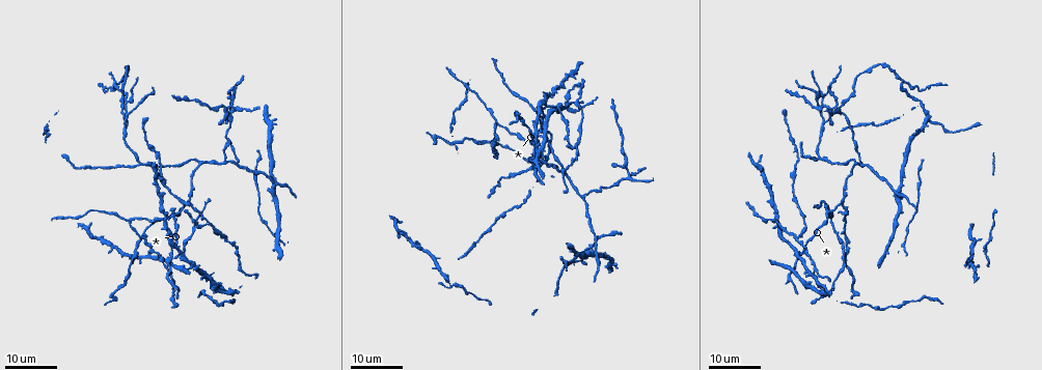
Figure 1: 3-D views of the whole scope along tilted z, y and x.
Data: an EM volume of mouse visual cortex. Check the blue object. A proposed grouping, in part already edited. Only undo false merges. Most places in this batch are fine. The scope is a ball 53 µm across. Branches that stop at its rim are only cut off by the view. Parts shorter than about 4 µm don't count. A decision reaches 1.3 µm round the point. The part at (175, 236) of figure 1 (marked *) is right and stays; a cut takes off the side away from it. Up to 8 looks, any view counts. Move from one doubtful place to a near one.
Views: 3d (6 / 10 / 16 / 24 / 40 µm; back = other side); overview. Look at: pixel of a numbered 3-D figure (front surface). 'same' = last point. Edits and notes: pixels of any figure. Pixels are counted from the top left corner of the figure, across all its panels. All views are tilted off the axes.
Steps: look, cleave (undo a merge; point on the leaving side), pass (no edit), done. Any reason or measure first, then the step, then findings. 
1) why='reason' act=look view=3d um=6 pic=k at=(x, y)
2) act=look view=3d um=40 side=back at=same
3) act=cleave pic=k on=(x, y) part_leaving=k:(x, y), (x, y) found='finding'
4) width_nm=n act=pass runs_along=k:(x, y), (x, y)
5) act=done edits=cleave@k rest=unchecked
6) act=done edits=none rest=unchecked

why='two arms in line, one across' act=look view=3d um=24 pic=1 at=(825, 215)

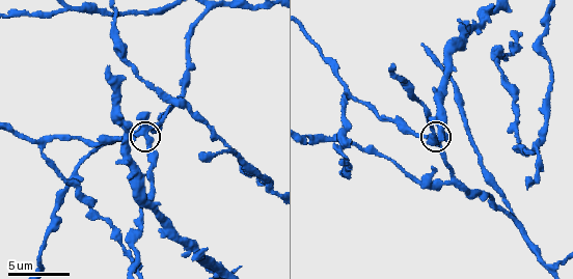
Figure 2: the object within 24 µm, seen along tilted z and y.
why='closer look' act=look view=3d um=6 pic=2 at=(146, 138)

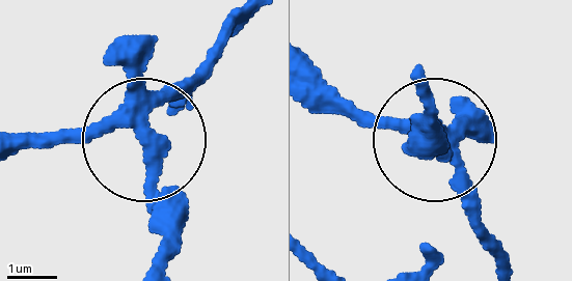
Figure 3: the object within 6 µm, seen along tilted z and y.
side_arm_um=28 act=pass runs_along=3:(162, 256), (141, 139), (93, 125), (26, 137) found='all the same neuron'

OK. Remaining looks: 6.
act=look view=3d um=6 pic=2 at=(39, 150)

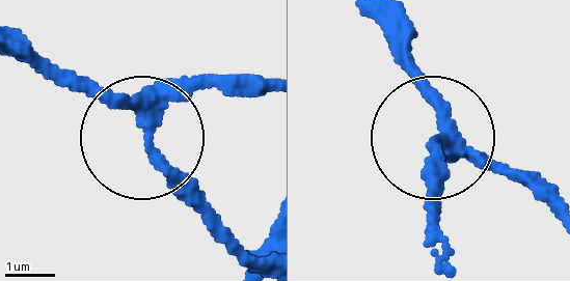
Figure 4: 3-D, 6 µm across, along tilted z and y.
width_nm=250 act=pass runs_along=4:(557, 221), (526, 186), (446, 145), (411, 37) found='continuous, no second neuron'

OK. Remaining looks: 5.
act=look view=3d um=24 pic=1 at=(126, 100)

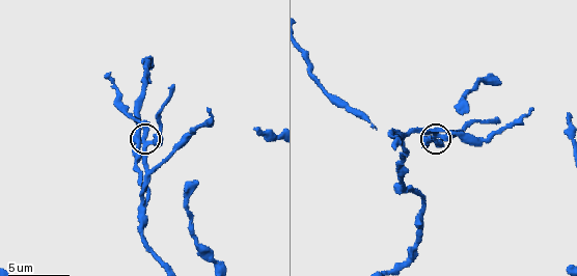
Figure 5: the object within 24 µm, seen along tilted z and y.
why='closer look' act=look view=3d um=6 pic=5 at=(148, 143)

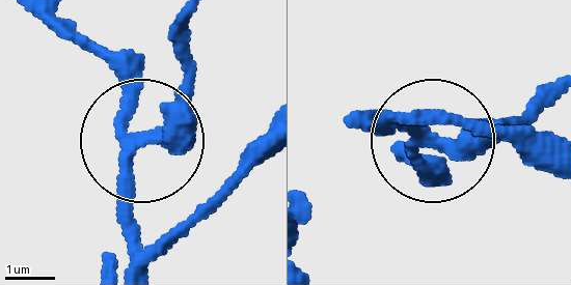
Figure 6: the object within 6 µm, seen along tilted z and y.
act=look view=3d um=6 side=back pic=6 at=(427, 142)

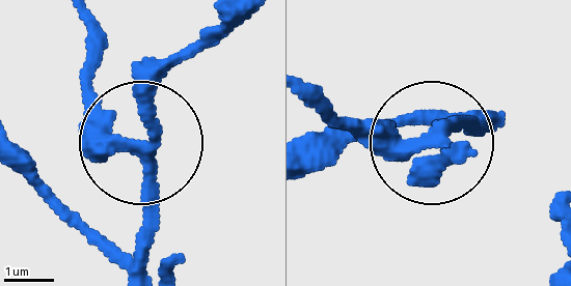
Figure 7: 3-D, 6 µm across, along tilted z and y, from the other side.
side_arm_um=6 act=pass runs_along=7:(151, 262), (142, 150), (117, 134), (85, 70) found='one neuron here'

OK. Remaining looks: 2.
why='three-way junction' act=look view=3d um=24 pic=1 at=(893, 188)

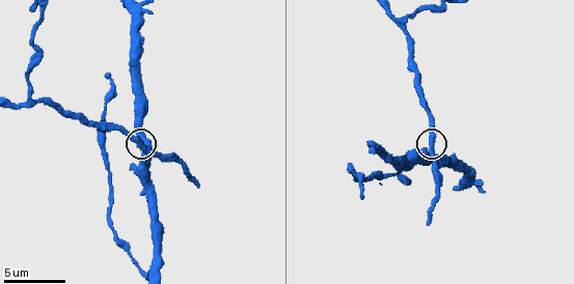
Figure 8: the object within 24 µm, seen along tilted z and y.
act=look view=3d um=10 pic=8 at=(144, 146)

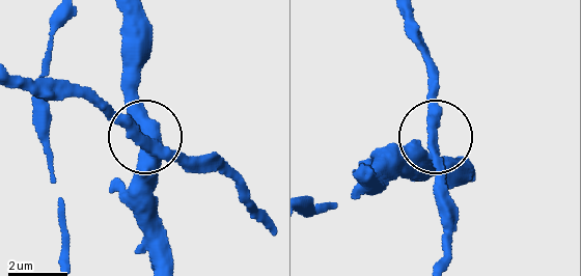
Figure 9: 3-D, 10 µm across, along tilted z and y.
width_nm=300 act=pass found='all the same neuron'

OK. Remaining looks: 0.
act=done edits=none rest=unchecked

